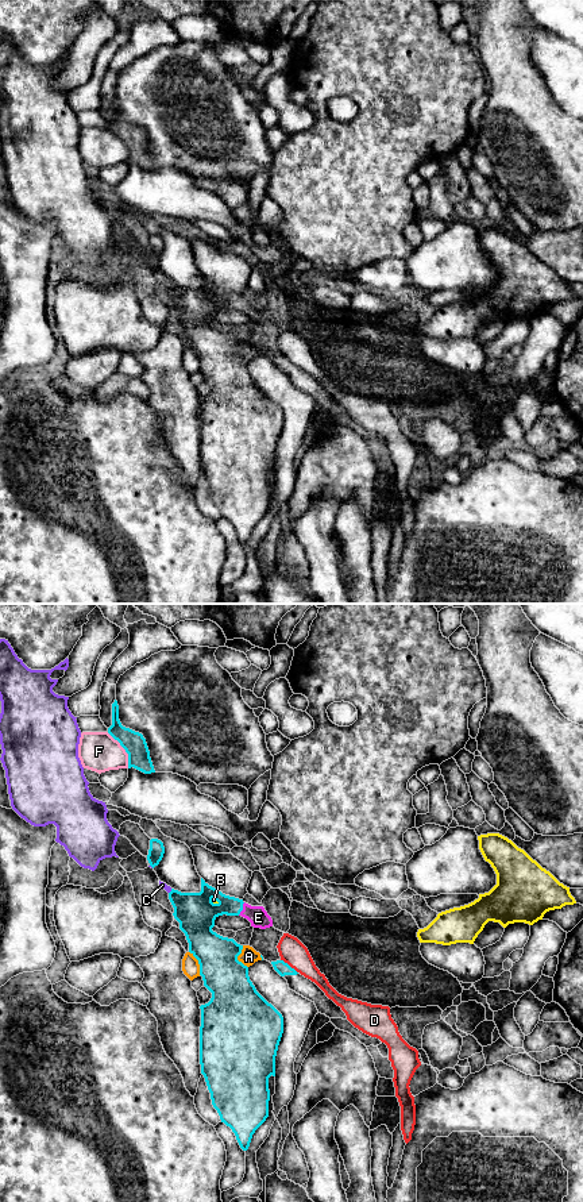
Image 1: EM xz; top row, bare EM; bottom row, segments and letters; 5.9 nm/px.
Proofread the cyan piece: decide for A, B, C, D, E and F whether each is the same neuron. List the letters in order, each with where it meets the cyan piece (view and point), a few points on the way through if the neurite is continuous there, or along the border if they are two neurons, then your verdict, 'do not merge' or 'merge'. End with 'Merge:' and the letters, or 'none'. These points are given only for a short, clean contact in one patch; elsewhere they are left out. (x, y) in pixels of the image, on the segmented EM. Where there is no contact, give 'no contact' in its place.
A: xz (236, 958) | do not merge
B: xz (215, 898) | do not merge
C: xz (170, 892) | do not merge
D: xz (288, 964) | along xz (281, 959), (297, 973) | do not merge
E: xz (242, 909) | across xz (200, 913), (216, 909), (242, 909), (258, 917) | merge
F: xz (124, 748) | do not merge
Merge: E

